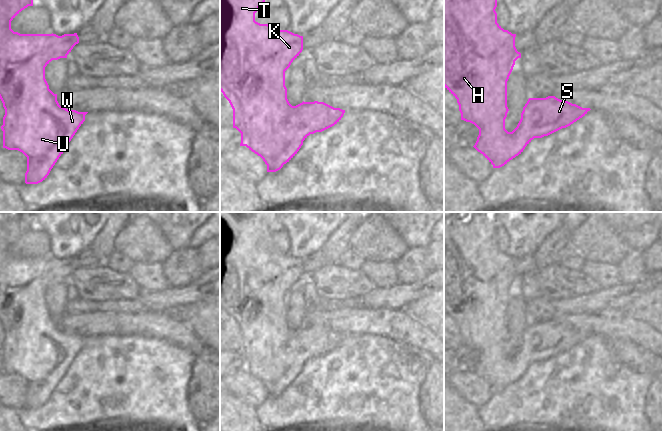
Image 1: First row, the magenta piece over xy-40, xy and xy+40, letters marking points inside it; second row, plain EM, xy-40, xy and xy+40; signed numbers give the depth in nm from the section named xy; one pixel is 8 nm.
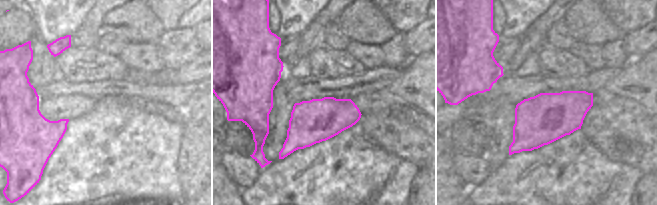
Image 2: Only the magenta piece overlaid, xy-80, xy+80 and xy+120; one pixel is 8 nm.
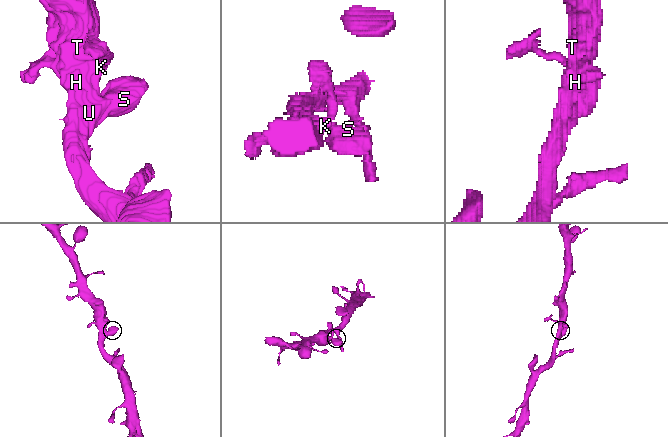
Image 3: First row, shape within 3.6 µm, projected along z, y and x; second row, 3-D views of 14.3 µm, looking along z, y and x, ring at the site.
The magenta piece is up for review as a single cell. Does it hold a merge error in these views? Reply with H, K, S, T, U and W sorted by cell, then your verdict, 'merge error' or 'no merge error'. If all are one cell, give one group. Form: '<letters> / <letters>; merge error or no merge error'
H K S T U W; no merge error

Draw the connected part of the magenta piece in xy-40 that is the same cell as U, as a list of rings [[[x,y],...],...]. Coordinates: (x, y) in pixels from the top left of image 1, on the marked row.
[[[0,0],[0,99],[5,109],[1,129],[3,148],[18,150],[27,157],[25,183],[38,184],[47,178],[88,112],[60,106],[45,79],[45,67],[52,60],[67,58],[79,43],[77,33],[58,36],[14,32],[11,21],[28,6],[33,6],[33,0]]]

